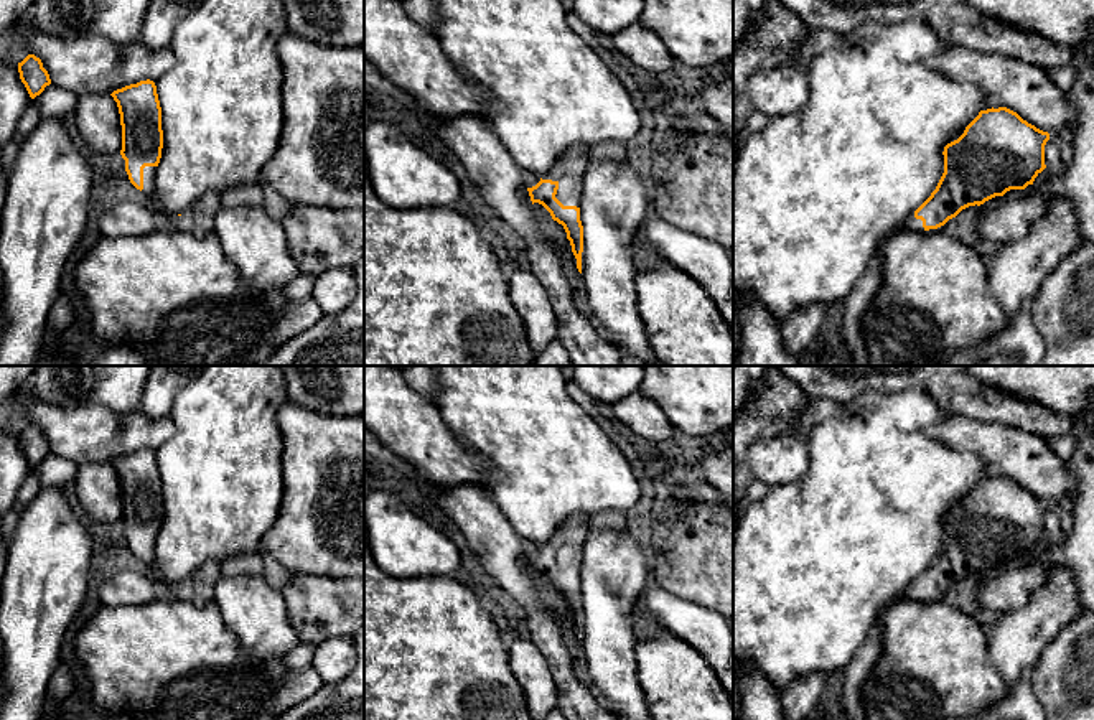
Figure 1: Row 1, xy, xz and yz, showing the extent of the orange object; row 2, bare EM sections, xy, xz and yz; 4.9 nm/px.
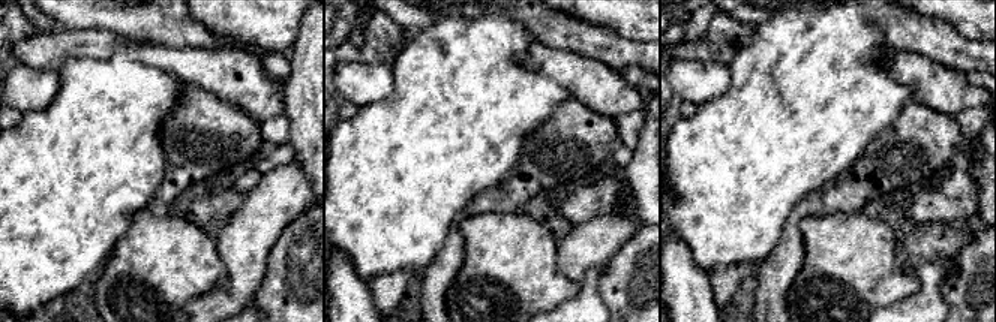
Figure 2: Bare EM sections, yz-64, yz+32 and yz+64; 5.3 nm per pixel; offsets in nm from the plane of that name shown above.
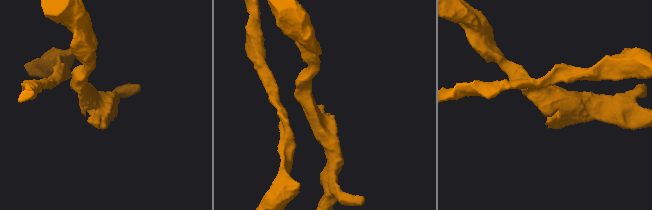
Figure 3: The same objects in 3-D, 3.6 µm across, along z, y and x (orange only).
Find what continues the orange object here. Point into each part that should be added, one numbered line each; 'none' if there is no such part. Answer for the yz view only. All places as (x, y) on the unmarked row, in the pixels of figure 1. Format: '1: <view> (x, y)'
1: yz (911, 592)

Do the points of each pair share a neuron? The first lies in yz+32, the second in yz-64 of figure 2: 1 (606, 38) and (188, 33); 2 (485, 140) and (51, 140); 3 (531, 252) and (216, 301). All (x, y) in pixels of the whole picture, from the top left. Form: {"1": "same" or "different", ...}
{"1": "same", "2": "same", "3": "different"}

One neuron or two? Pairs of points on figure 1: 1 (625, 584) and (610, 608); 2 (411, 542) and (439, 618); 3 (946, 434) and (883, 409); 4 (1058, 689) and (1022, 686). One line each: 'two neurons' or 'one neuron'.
1: one neuron
2: two neurons
3: two neurons
4: two neurons

